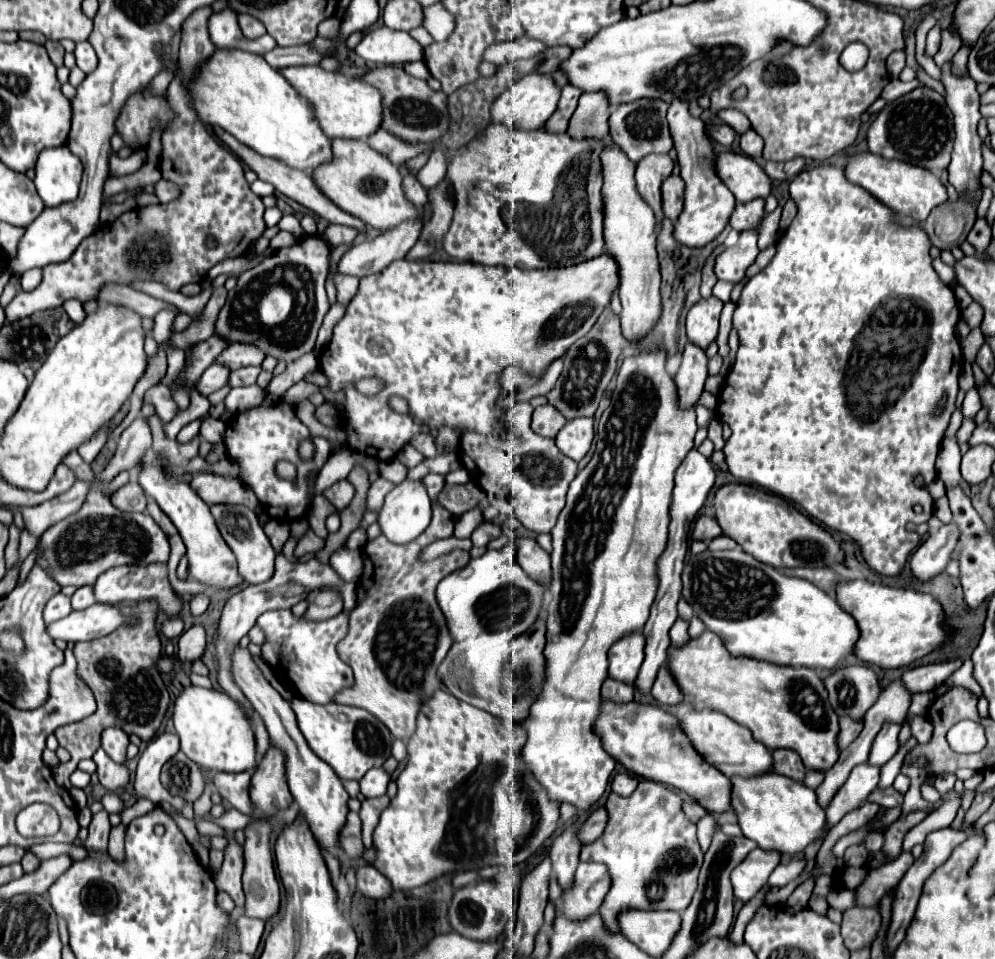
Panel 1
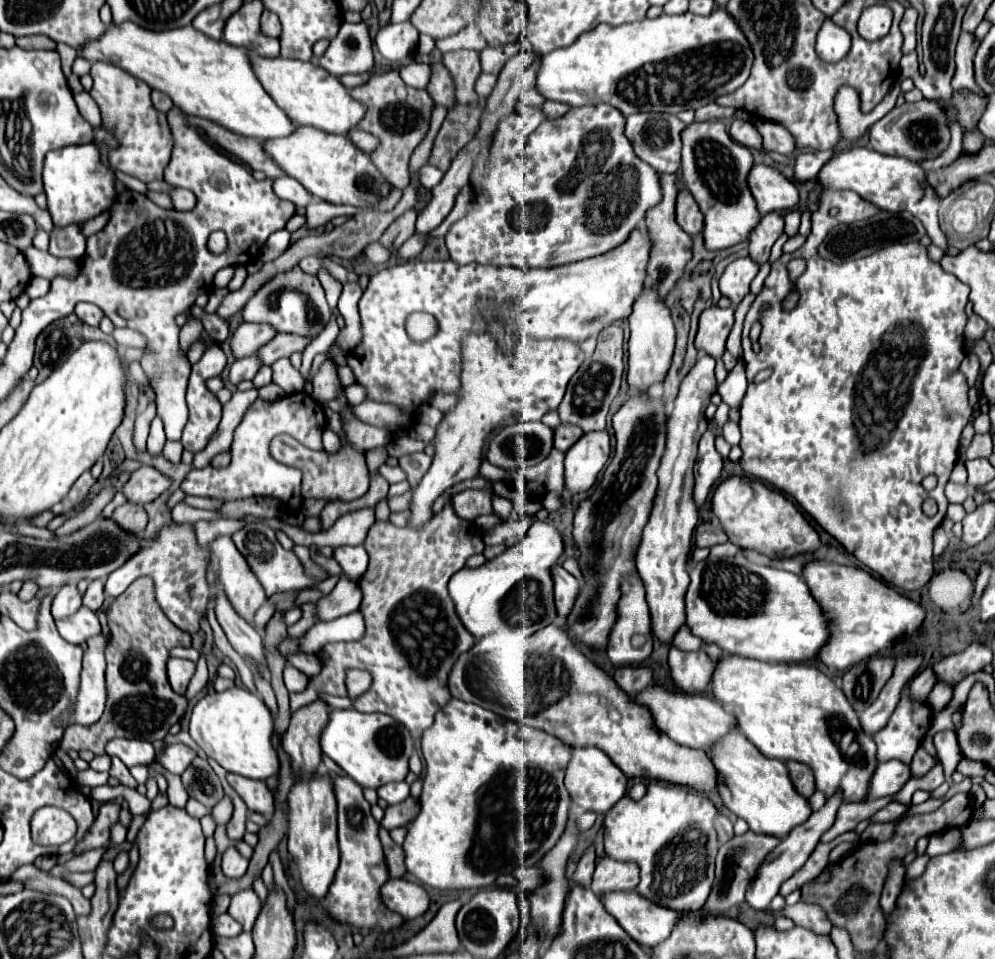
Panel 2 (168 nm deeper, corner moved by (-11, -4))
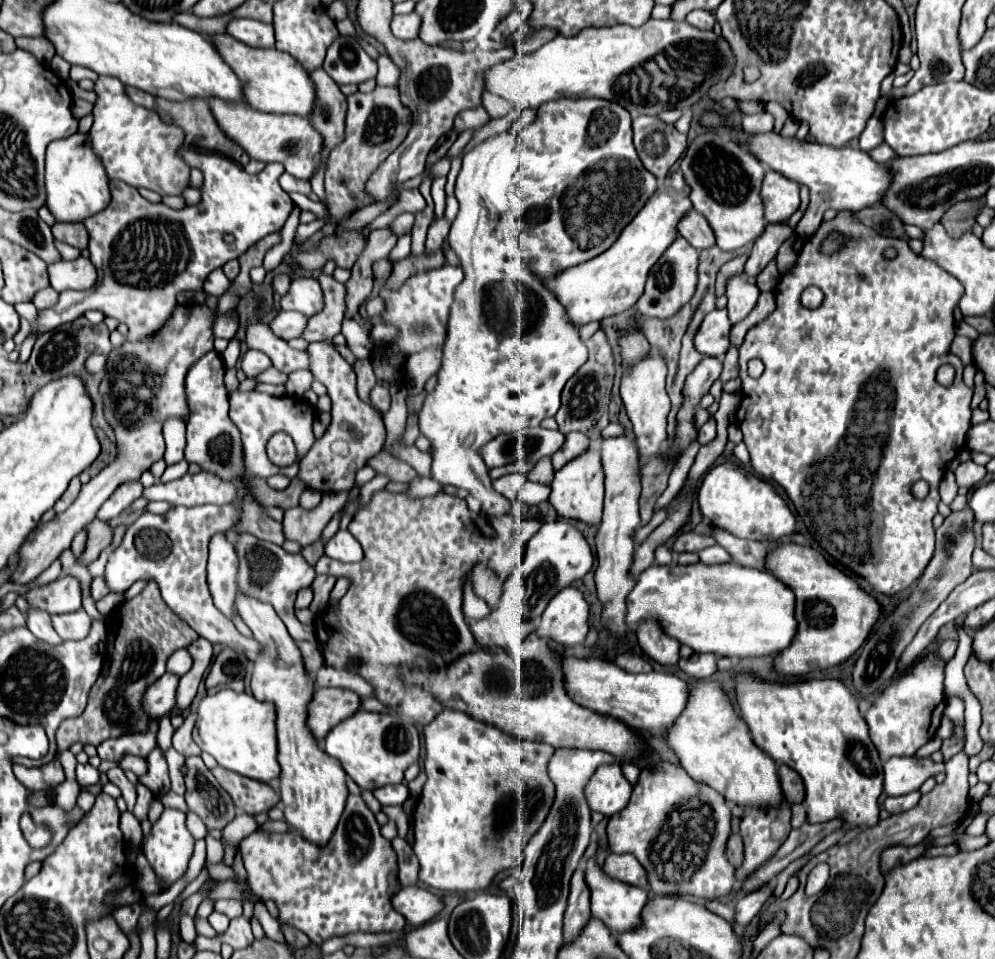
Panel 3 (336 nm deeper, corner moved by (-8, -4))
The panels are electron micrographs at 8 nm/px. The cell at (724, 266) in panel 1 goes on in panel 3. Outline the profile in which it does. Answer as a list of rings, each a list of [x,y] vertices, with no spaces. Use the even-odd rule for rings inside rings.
[[[742,274],[730,276],[726,282],[726,298],[728,298],[728,316],[730,322],[736,324],[748,316],[758,300],[760,290],[754,284],[748,284]]]

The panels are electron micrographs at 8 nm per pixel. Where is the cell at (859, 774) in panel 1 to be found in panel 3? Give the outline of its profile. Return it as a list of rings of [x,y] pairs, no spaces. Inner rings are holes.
[[[892,758],[884,764],[884,794],[886,796],[904,796],[918,790],[930,776],[945,772],[945,763],[934,763],[930,758]]]

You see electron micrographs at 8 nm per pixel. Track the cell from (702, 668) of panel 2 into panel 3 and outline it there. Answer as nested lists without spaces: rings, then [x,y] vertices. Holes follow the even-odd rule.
[[[692,654],[690,658],[680,658],[678,666],[684,674],[696,680],[706,680],[716,672],[716,656],[714,654]]]

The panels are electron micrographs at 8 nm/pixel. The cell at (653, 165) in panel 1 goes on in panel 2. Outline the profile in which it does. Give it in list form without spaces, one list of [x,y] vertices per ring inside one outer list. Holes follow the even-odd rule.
[[[667,174],[661,176],[661,188],[663,188],[663,200],[653,206],[647,216],[645,216],[645,228],[647,232],[651,232],[651,242],[653,242],[653,250],[651,250],[651,260],[649,260],[649,268],[647,268],[647,284],[651,284],[651,288],[655,288],[655,292],[659,292],[659,296],[667,296],[669,290],[677,284],[677,280],[683,276],[683,268],[687,266],[687,262],[691,260],[693,252],[693,240],[689,234],[685,234],[679,224],[675,222],[675,198],[677,198],[677,188],[675,188],[675,174]]]

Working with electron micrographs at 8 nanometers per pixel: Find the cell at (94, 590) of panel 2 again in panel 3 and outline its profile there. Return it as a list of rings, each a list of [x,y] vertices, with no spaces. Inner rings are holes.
[[[104,576],[94,578],[94,580],[92,580],[92,598],[94,598],[94,600],[100,600],[100,598],[104,598],[106,594],[108,594],[108,586],[106,586],[106,582],[104,582]]]

